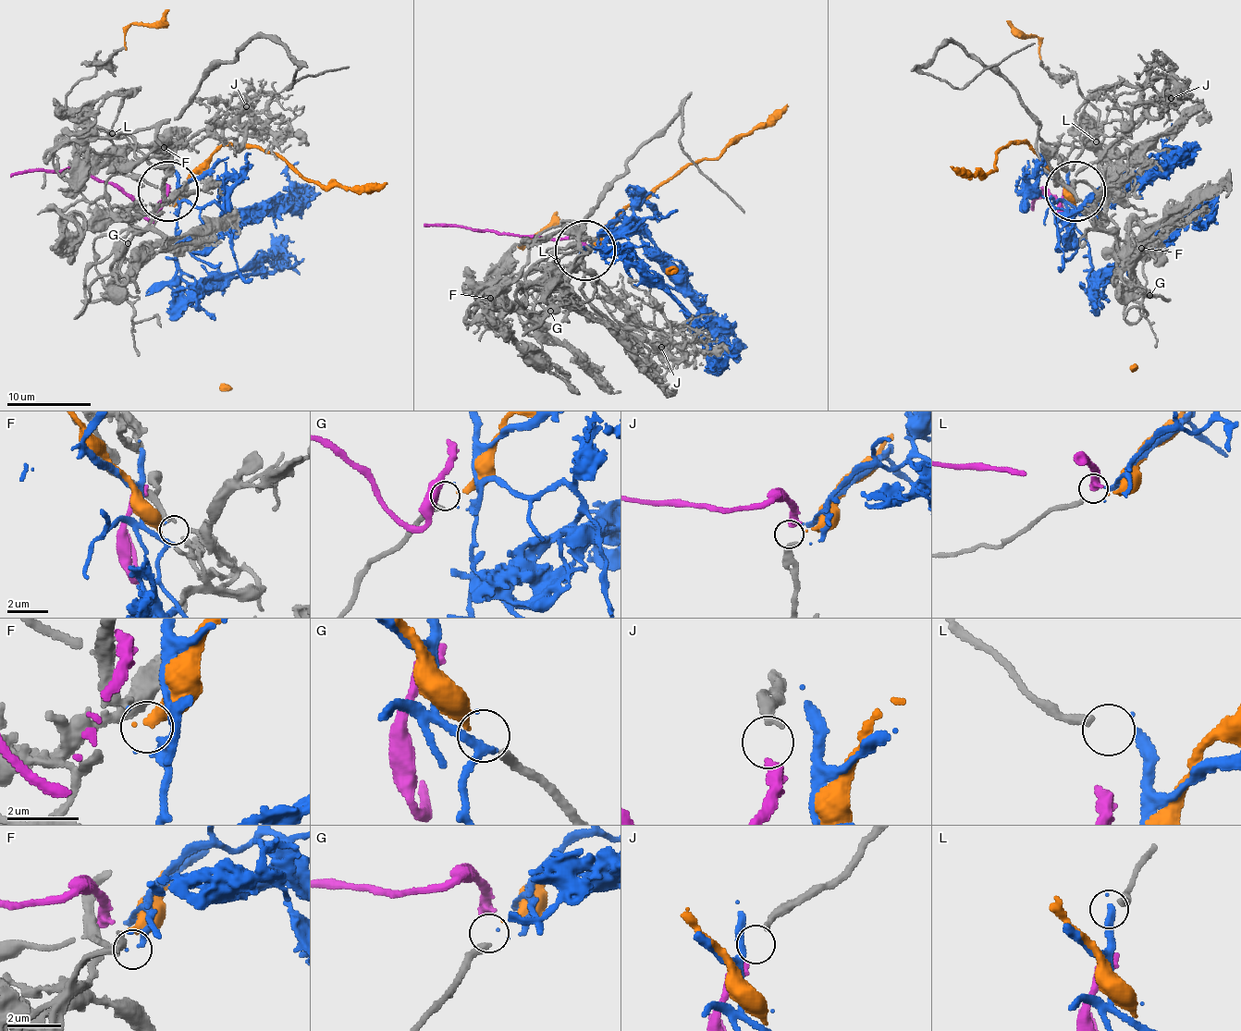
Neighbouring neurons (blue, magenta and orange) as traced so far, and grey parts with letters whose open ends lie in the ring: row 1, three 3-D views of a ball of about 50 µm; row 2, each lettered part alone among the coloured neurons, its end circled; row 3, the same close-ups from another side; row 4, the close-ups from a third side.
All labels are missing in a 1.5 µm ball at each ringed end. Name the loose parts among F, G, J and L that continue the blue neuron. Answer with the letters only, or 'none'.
F

